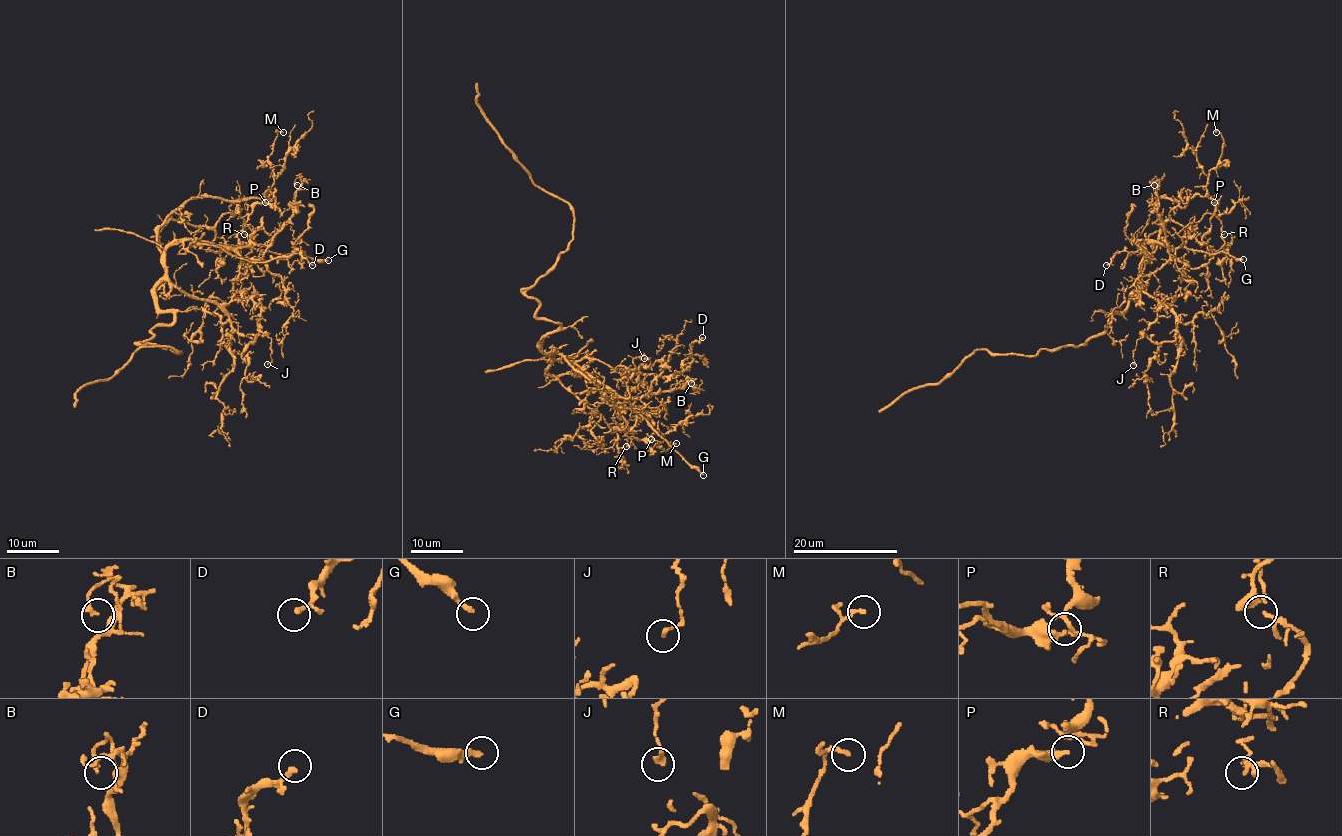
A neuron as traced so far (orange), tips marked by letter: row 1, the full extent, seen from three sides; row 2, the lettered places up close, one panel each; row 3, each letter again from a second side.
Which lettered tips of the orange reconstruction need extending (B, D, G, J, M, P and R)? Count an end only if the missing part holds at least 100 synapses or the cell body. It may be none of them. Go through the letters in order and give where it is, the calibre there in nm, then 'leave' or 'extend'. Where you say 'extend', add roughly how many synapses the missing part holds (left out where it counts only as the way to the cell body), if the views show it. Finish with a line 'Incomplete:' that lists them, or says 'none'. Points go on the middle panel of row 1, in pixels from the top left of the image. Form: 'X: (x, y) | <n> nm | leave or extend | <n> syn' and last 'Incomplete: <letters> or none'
B: (691, 383) | 190 nm | leave
D: (702, 337) | 150 nm | leave
G: (703, 475) | 240 nm | leave
J: (644, 358) | 200 nm | leave
M: (676, 443) | 170 nm | leave
P: (651, 439) | 190 nm | leave
R: (626, 446) | 100 nm | leave
Incomplete: none

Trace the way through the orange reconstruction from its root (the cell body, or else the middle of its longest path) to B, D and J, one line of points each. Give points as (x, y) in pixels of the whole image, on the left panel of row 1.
B: (167, 310), (157, 306), (155, 293), (170, 246), (207, 241), (258, 259), (292, 214), (297, 185)
D: (167, 310), (155, 298), (165, 251), (188, 240), (251, 262), (300, 250), (312, 265)
J: (167, 310), (156, 303), (163, 281), (220, 304), (251, 298), (260, 310), (258, 329), (271, 340), (267, 364)

